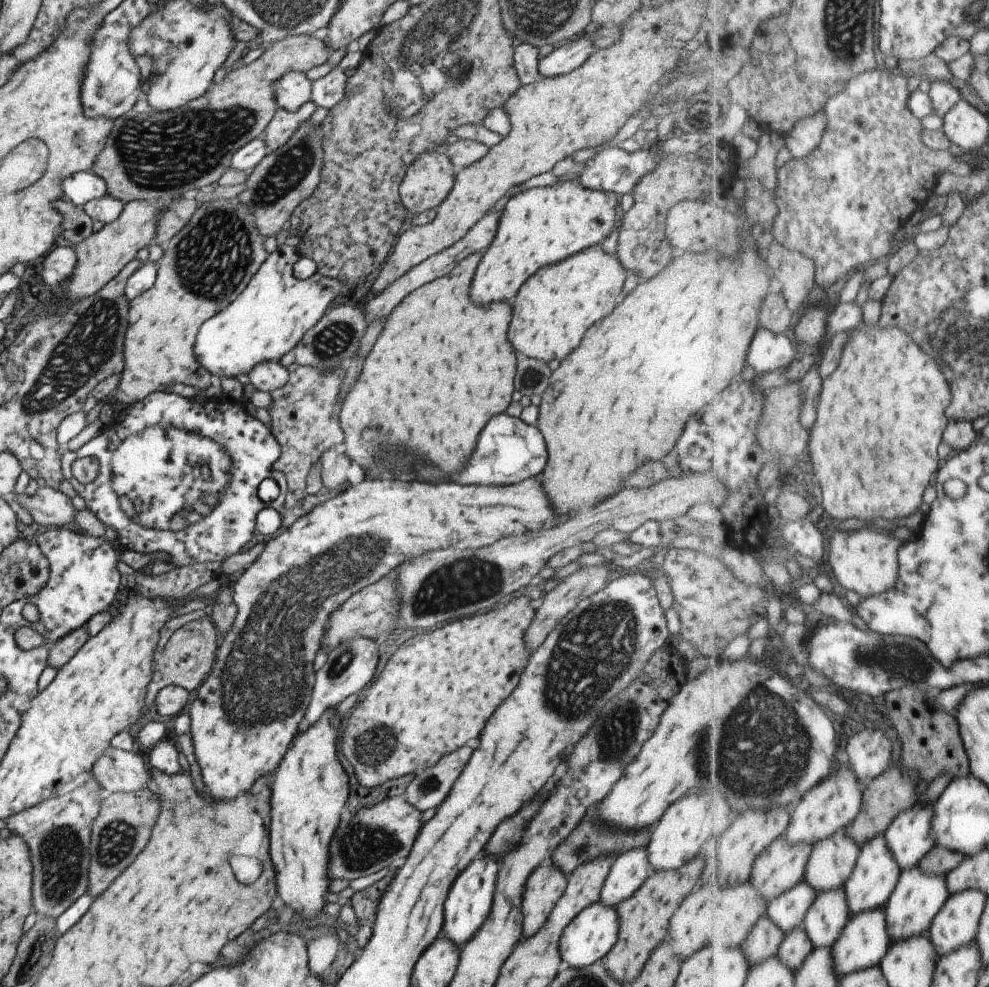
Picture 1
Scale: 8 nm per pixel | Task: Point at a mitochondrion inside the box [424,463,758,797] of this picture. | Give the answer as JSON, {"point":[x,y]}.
{"point":[580,639]}

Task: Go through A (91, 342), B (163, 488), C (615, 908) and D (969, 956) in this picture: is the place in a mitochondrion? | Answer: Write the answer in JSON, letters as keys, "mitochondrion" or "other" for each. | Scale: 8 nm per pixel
{"A":"mitochondrion","B":"mitochondrion","C":"other","D":"other"}

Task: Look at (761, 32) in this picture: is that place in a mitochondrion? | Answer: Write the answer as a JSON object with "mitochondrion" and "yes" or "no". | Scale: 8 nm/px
{"mitochondrion":"no"}

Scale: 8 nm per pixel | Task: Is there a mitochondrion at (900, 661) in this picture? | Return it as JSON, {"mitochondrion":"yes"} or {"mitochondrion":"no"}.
{"mitochondrion":"yes"}

